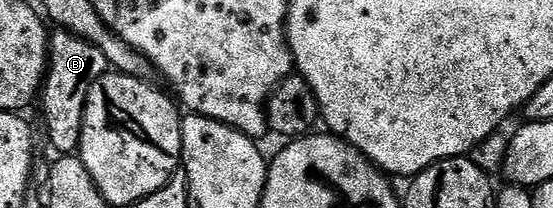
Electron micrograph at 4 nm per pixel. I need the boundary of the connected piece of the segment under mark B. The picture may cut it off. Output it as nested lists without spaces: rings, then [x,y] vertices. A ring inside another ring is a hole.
[[[54,30],[49,37],[49,61],[45,73],[45,82],[39,92],[39,104],[45,114],[45,131],[49,134],[49,143],[57,150],[58,156],[71,155],[81,150],[83,117],[87,93],[99,77],[110,70],[103,49],[91,45],[83,37],[70,31]]]

